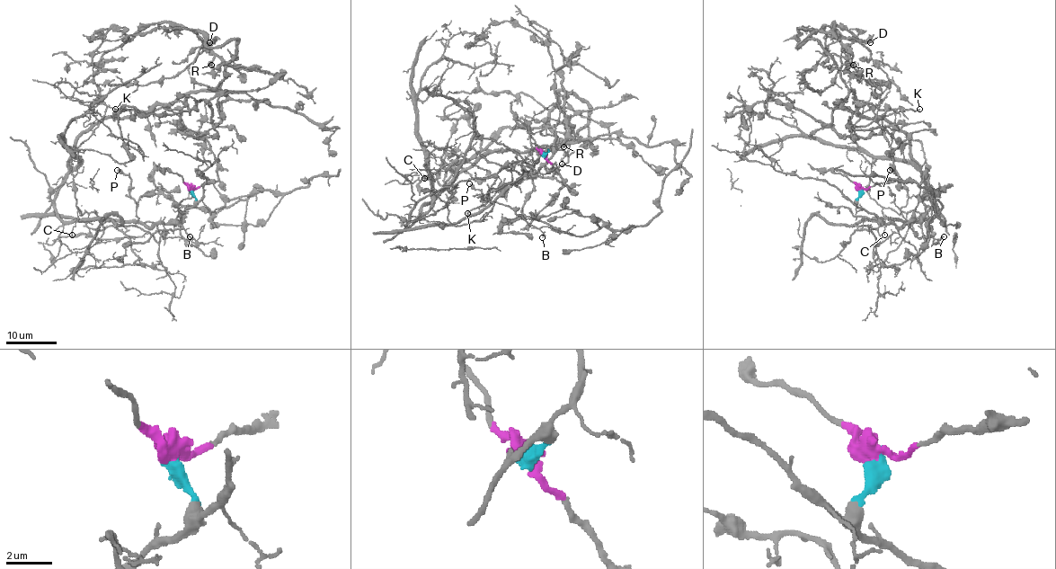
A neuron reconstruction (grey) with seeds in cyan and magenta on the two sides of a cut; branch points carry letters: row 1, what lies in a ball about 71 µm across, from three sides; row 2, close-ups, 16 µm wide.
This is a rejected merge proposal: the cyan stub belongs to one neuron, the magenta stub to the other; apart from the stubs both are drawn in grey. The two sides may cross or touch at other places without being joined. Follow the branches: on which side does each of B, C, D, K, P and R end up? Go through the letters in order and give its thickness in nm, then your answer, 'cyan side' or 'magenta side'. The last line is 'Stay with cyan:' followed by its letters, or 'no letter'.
B: 170 nm thick; cyan side
C: 110 nm thick; cyan side
D: 240 nm thick; magenta side
K: 200 nm thick; magenta side
P: 400 nm thick; cyan side
R: 340 nm thick; magenta side
Stay with cyan: B, C, P

